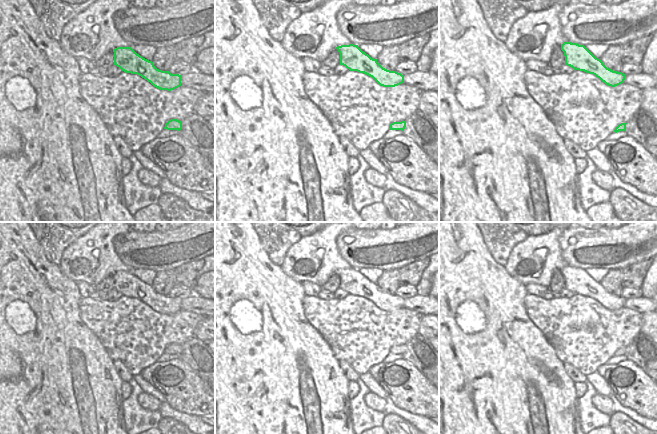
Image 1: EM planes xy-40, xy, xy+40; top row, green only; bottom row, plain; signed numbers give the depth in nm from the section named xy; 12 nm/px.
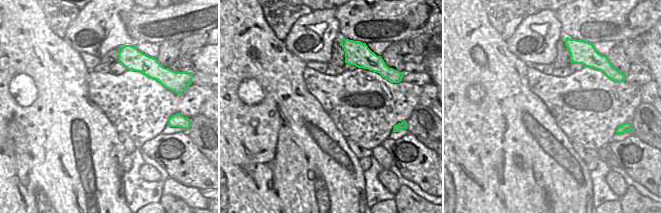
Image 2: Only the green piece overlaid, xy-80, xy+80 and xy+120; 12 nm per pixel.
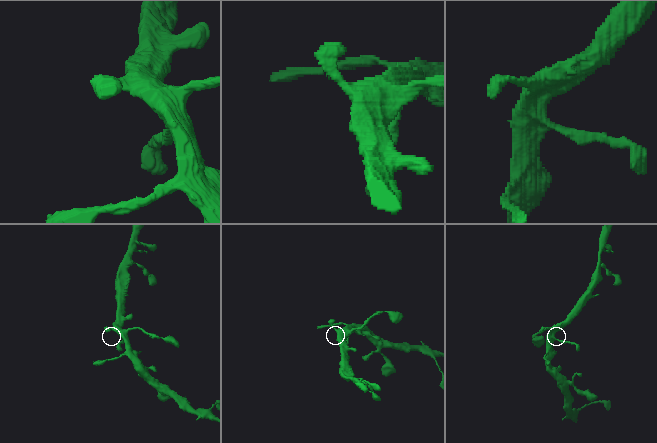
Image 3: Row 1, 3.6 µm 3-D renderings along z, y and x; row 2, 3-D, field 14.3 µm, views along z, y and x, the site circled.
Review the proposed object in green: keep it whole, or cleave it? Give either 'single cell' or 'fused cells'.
single cell

